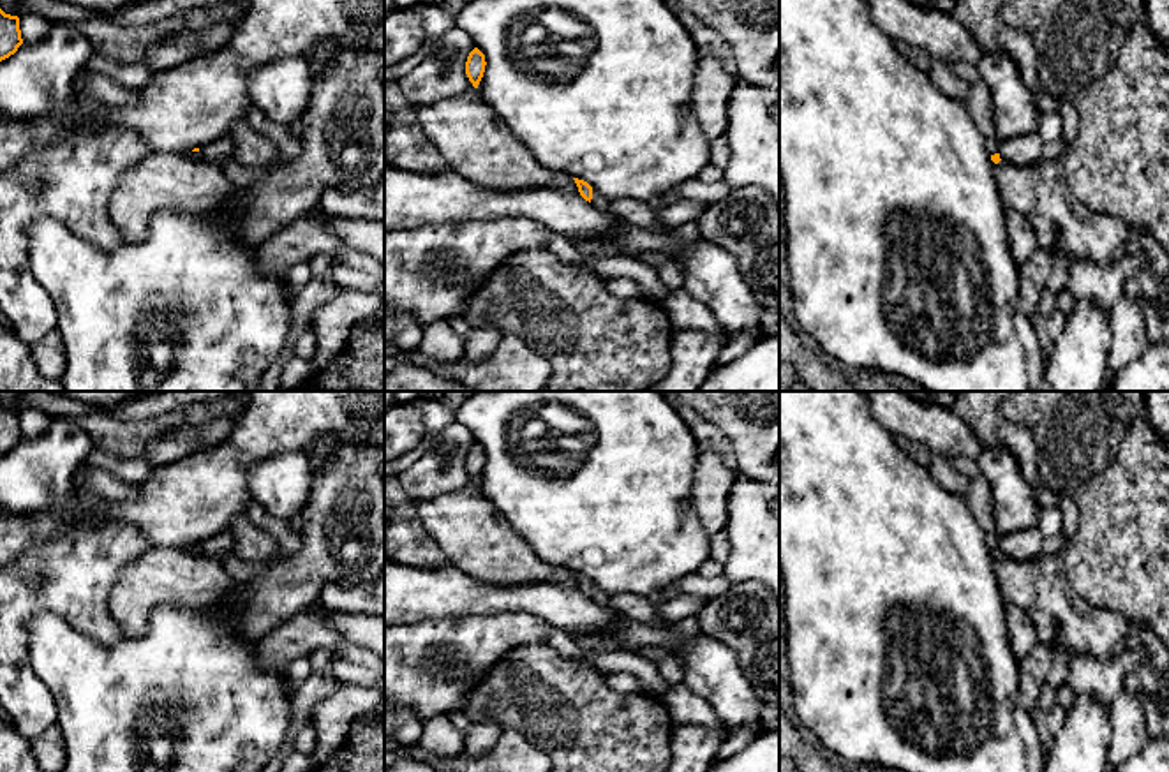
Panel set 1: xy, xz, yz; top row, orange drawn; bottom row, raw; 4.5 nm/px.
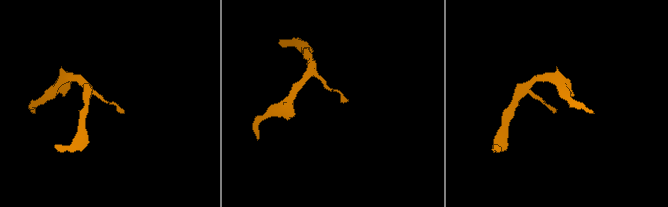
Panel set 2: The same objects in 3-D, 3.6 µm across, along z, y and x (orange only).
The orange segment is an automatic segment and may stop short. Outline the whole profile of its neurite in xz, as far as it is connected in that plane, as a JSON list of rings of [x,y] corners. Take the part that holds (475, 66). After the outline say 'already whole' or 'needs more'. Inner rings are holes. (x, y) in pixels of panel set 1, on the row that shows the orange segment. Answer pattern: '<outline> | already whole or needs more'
[[[474,48],[469,53],[467,62],[465,62],[465,74],[474,88],[478,88],[478,85],[483,78],[485,65],[487,65],[485,55],[478,48]]] | already whole

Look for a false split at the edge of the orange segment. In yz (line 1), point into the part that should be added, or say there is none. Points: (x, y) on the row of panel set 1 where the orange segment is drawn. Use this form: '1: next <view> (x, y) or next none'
1: next none

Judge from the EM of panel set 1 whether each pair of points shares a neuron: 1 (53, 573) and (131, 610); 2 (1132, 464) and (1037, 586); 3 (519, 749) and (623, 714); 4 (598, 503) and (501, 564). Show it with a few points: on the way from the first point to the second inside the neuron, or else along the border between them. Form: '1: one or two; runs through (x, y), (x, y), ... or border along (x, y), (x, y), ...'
1: two; border along (129, 563), (110, 593), (110, 614), (124, 633)
2: two; border along (1062, 559), (1071, 587), (1081, 596)
3: two; border along (501, 730), (519, 732), (545, 753)
4: two; border along (503, 515), (510, 527), (543, 561), (565, 570)

